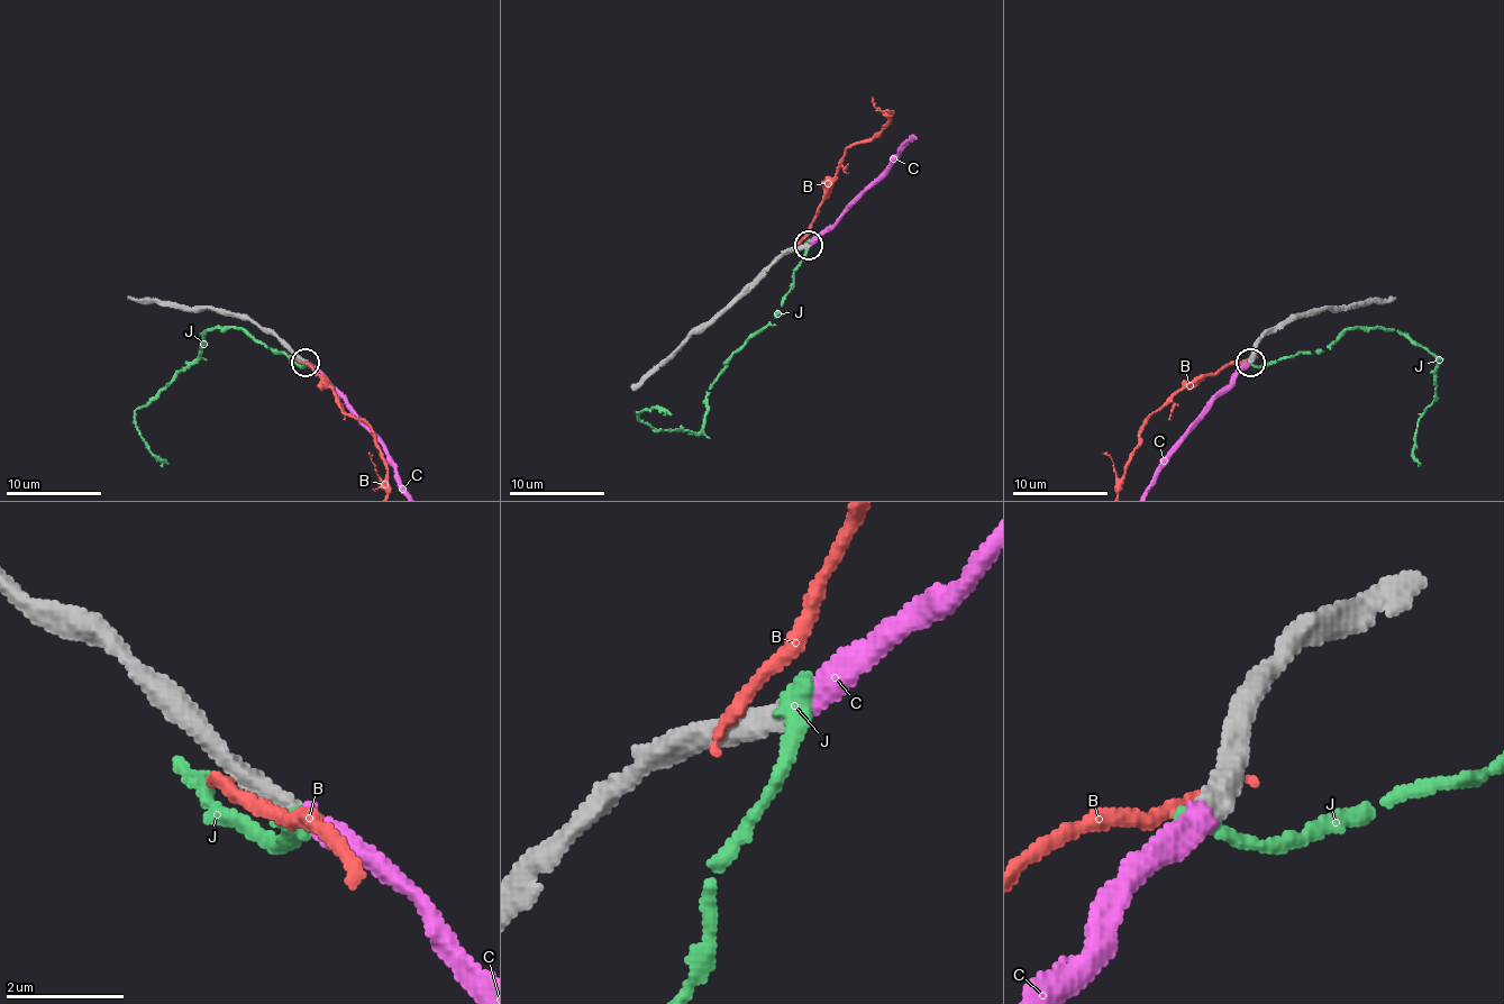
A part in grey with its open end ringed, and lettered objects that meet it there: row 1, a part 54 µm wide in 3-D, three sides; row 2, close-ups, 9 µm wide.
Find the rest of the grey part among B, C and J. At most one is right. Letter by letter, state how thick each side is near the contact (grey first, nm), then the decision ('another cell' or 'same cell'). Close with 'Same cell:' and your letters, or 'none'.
B: 360 nm thick on the grey side, 240 nm on the other; another cell
C: 360 nm thick on the grey side, 420 nm on the other; same cell
J: 380 nm thick on the grey side, 400 nm on the other; another cell
Same cell: C

